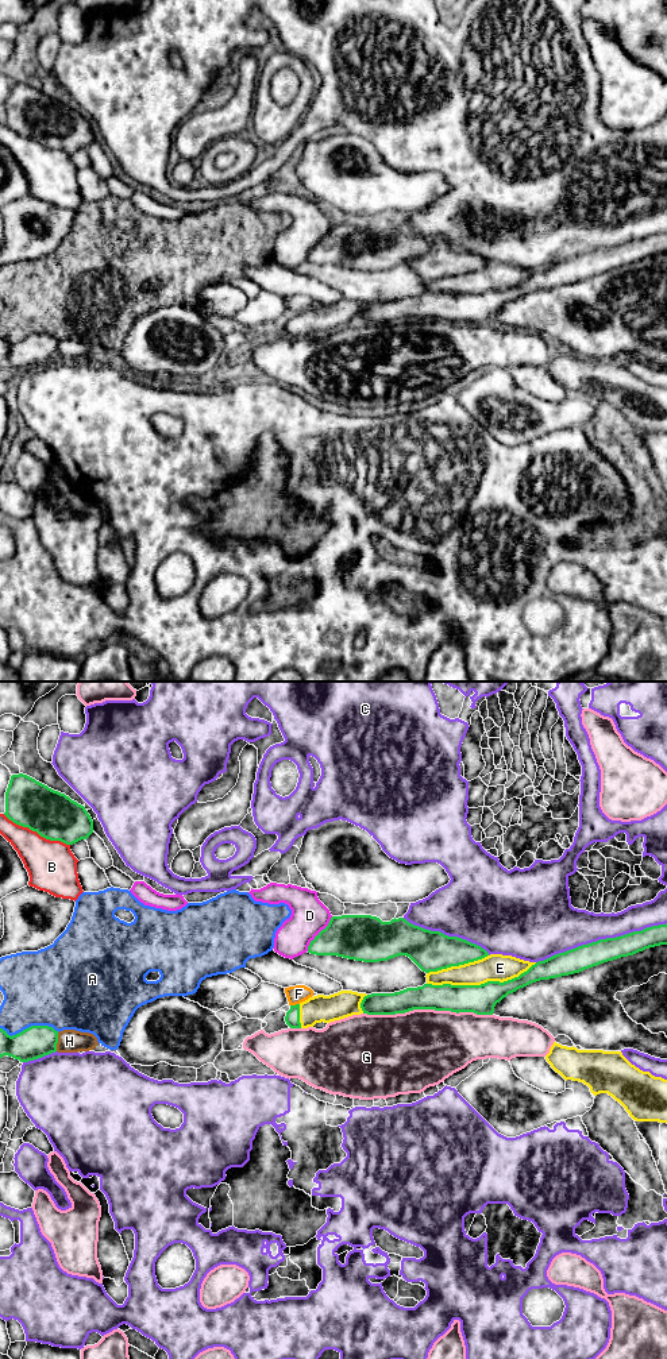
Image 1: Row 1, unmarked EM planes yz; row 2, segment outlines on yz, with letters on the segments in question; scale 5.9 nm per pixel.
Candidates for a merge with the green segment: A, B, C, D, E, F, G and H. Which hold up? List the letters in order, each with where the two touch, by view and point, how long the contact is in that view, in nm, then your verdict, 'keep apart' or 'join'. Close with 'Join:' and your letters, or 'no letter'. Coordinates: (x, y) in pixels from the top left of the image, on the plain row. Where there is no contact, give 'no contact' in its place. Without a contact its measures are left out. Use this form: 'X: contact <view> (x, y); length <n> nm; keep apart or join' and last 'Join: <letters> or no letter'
A: contact yz (30, 336); length 360 nm; keep apart
B: contact yz (37, 141); length 440 nm; keep apart
C: contact yz (601, 248); length 800 nm; keep apart
D: contact yz (319, 243); length 260 nm; keep apart
E: contact yz (481, 293); length 650 nm; join
F: contact yz (296, 313); length 60 nm; keep apart
G: contact yz (428, 317); length 750 nm; keep apart
H: contact yz (57, 351); length 110 nm; keep apart
Join: E

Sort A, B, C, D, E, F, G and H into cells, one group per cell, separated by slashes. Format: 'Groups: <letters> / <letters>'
Groups: A / B / C / D / E / F / G / H

